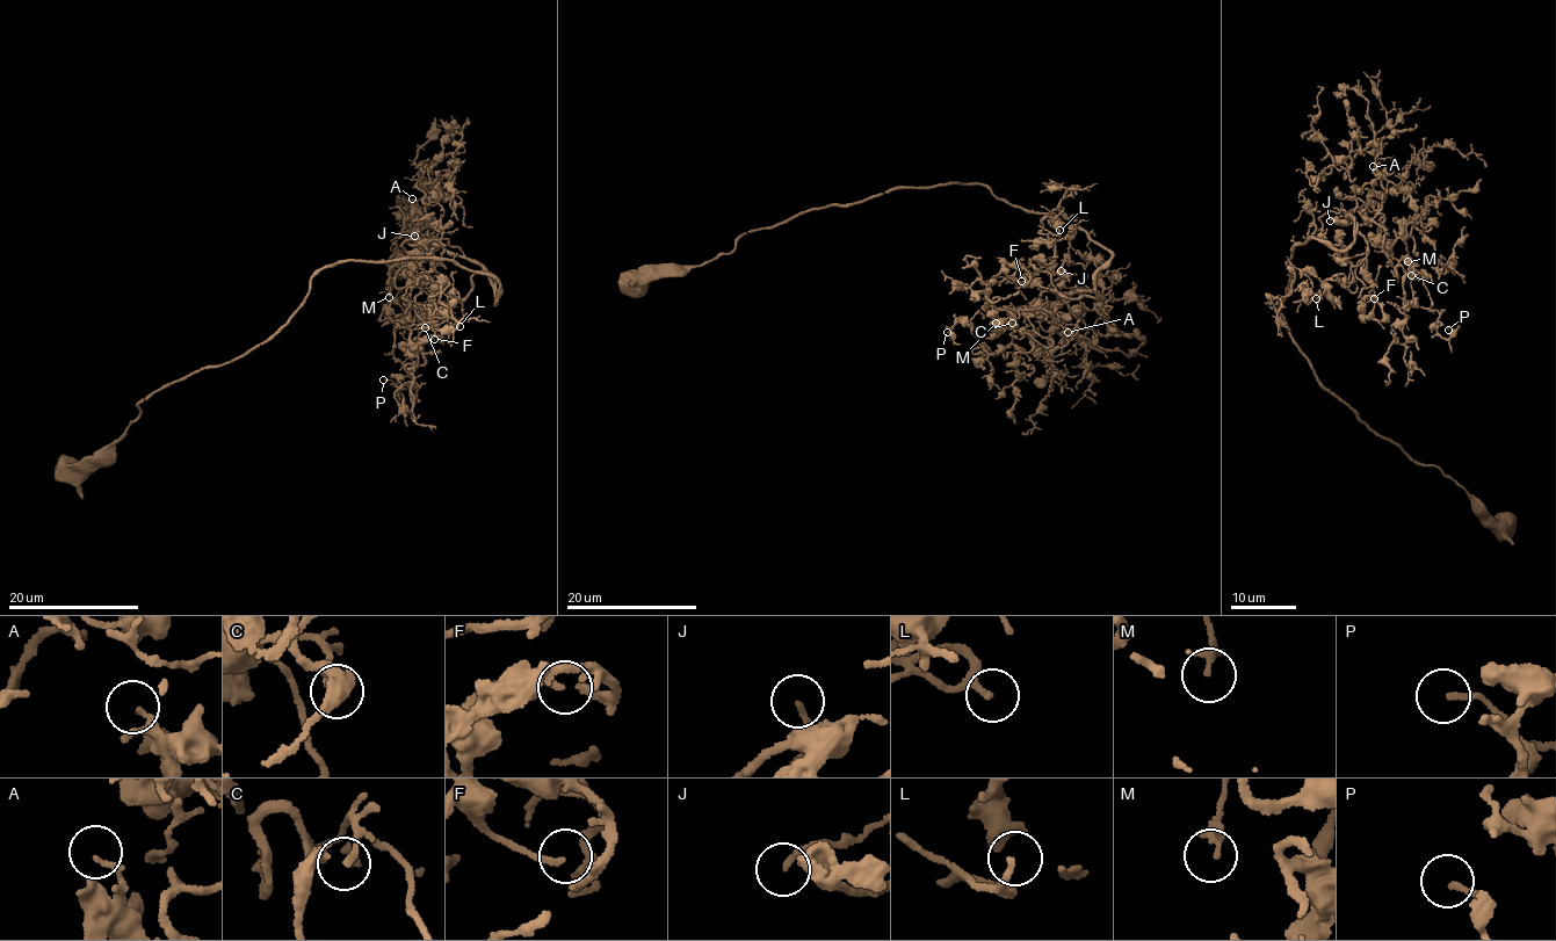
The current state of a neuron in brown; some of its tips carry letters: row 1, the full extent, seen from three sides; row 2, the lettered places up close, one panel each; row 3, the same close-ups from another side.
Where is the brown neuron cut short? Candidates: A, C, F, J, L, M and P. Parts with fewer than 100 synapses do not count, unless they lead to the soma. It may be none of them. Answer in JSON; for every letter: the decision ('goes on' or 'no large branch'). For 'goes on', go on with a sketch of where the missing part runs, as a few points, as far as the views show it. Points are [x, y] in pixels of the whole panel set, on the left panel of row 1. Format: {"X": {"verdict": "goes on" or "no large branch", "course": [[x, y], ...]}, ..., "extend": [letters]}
{"A": {"verdict": "no large branch"}, "C": {"verdict": "no large branch"}, "F": {"verdict": "goes on", "course": [[434, 339], [438, 341], [434, 348], [421, 348], [442, 374], [441, 384], [450, 425]]}, "J": {"verdict": "no large branch"}, "L": {"verdict": "no large branch"}, "M": {"verdict": "no large branch"}, "P": {"verdict": "no large branch"}, "extend": ["F"]}

